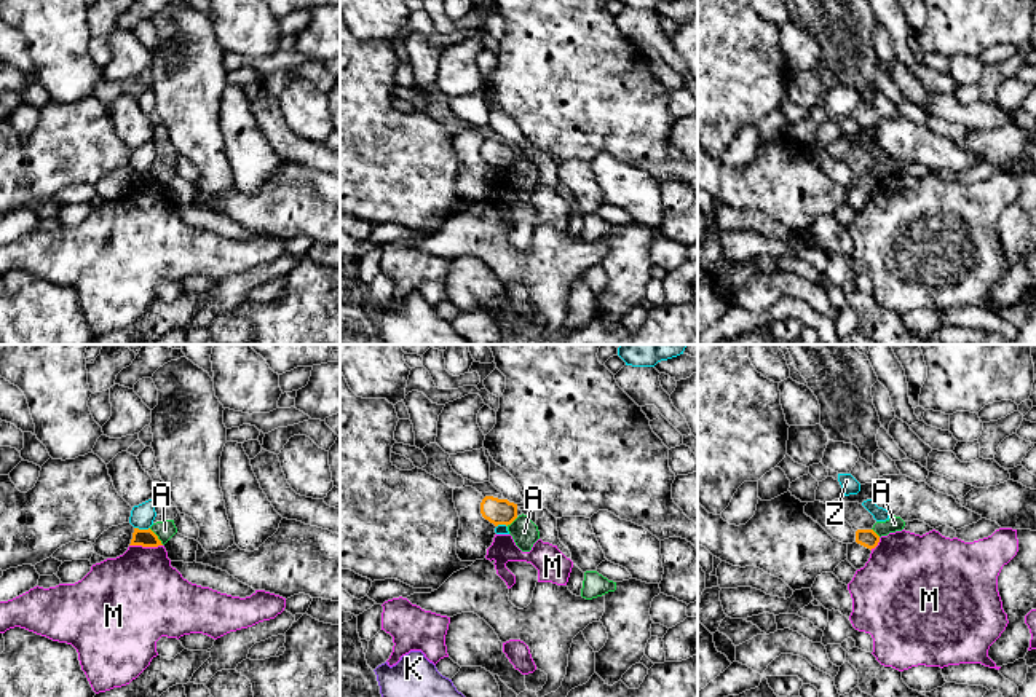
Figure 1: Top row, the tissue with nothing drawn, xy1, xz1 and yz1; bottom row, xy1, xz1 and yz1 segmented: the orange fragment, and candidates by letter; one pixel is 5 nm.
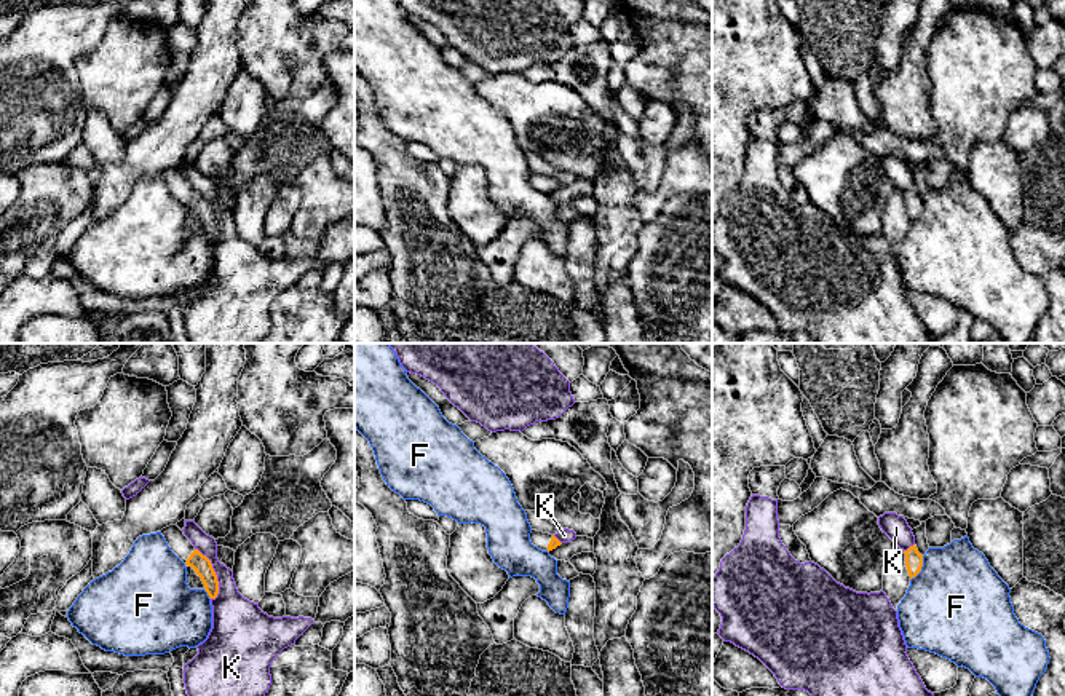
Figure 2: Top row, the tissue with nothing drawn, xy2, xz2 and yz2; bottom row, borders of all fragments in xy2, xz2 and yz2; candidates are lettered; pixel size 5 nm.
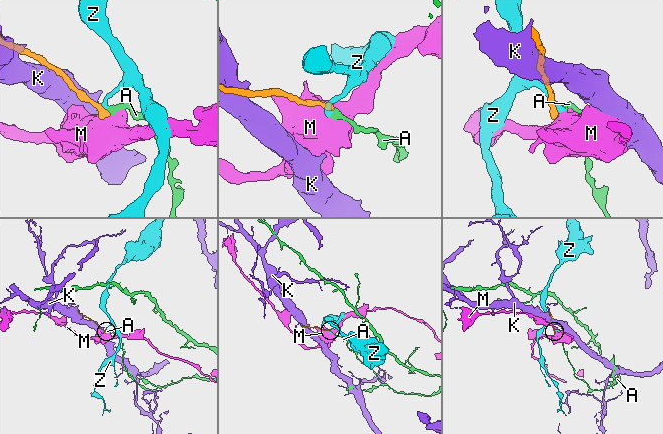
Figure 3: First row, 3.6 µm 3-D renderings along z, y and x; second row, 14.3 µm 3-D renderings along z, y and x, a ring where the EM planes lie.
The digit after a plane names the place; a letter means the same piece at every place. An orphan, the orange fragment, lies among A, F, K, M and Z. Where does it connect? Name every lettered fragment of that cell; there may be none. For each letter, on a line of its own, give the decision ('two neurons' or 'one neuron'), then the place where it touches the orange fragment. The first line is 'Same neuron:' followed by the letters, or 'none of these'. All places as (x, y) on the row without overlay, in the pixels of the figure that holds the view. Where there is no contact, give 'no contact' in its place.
Same neuron: none of these
A: two neurons; contact xy1 (157, 179)
F: two neurons; contact yz2 (920, 211)
K: two neurons; contact xy2 (214, 216)
M: two neurons; contact xy1 (146, 189)
Z: two neurons; contact xy1 (142, 173)

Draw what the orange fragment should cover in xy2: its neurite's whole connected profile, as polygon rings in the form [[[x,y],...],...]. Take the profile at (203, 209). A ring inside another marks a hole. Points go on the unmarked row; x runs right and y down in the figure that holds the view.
[[[169,168],[161,172],[171,193],[188,209],[192,209],[204,227],[204,233],[209,241],[216,241],[219,236],[217,217],[211,203],[203,198],[192,184],[184,177],[177,168]]]

